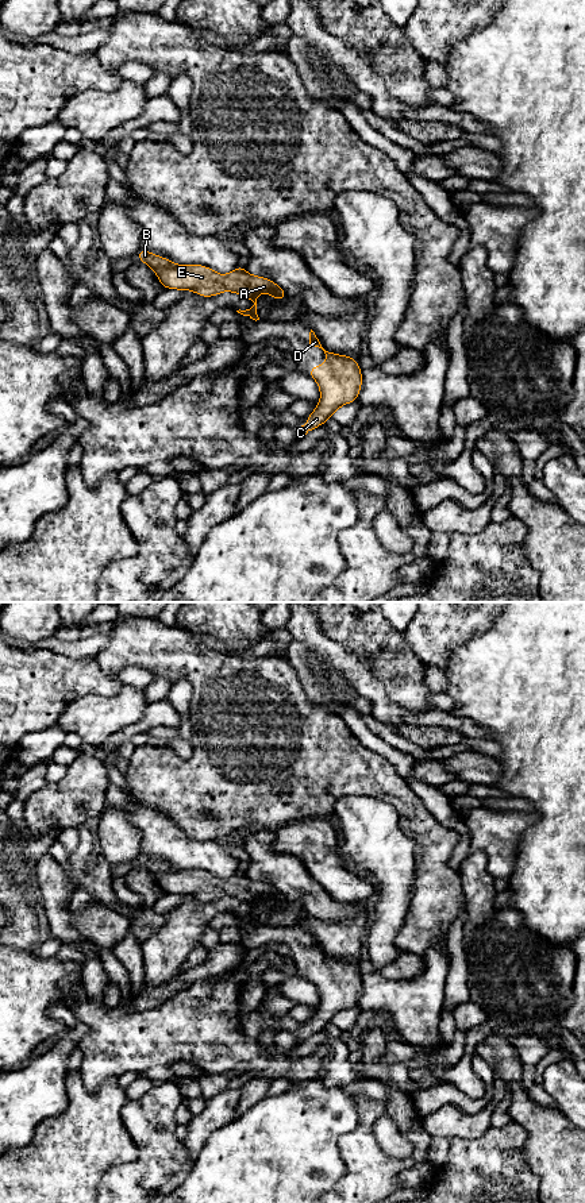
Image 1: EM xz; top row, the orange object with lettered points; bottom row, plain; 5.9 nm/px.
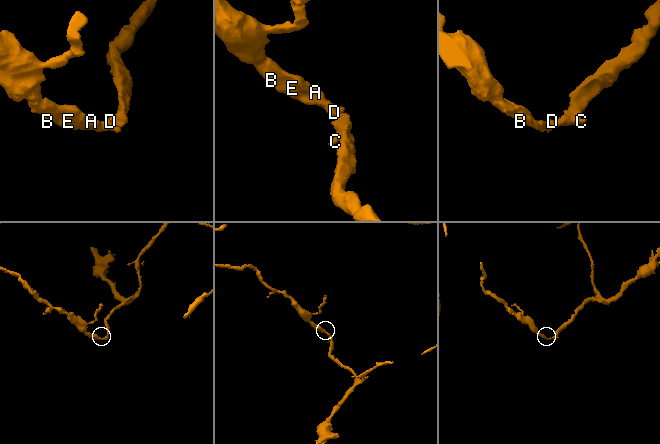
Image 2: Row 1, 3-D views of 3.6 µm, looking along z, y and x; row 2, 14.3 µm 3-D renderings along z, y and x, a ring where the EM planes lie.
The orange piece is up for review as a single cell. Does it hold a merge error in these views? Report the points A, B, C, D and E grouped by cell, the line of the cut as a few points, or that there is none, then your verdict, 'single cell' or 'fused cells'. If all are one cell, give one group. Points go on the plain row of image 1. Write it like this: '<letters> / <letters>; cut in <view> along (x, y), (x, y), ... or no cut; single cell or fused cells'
A B C D E; no cut; single cell

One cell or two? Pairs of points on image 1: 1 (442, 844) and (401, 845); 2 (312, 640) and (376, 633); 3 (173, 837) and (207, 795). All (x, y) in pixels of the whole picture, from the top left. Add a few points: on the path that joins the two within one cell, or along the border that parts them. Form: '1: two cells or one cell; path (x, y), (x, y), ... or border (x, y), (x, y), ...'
1: two cells; border (414, 840), (415, 878)
2: two cells; border (316, 616), (320, 629), (357, 656)
3: two cells; border (156, 808), (168, 813), (189, 836), (210, 841)

